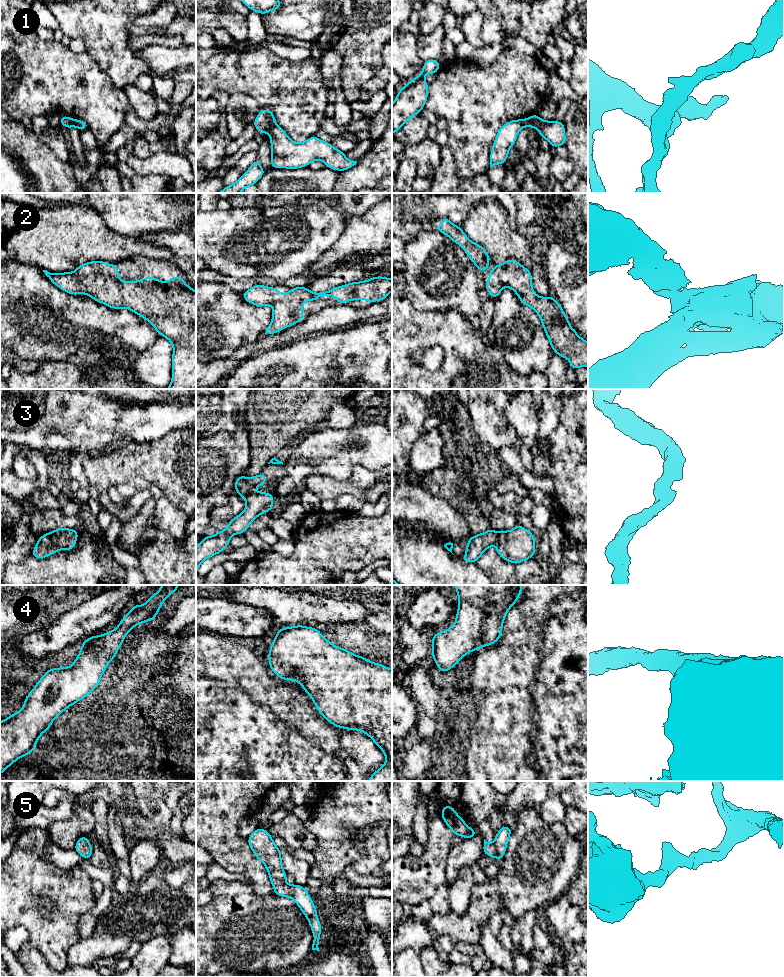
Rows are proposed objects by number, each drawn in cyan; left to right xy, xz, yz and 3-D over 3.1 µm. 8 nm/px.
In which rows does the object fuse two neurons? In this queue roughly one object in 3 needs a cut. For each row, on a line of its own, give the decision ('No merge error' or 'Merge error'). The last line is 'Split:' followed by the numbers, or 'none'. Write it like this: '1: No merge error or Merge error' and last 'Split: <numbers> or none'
1: Merge error
2: No merge error
3: No merge error
4: No merge error
5: No merge error
Split: 1

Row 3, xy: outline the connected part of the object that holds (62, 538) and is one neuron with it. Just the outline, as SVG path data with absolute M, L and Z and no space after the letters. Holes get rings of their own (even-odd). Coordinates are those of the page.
M65 527L45 533L37 539L37 545L34 547L31 555L35 558L43 559L59 550L74 550L78 536L77 530Z

